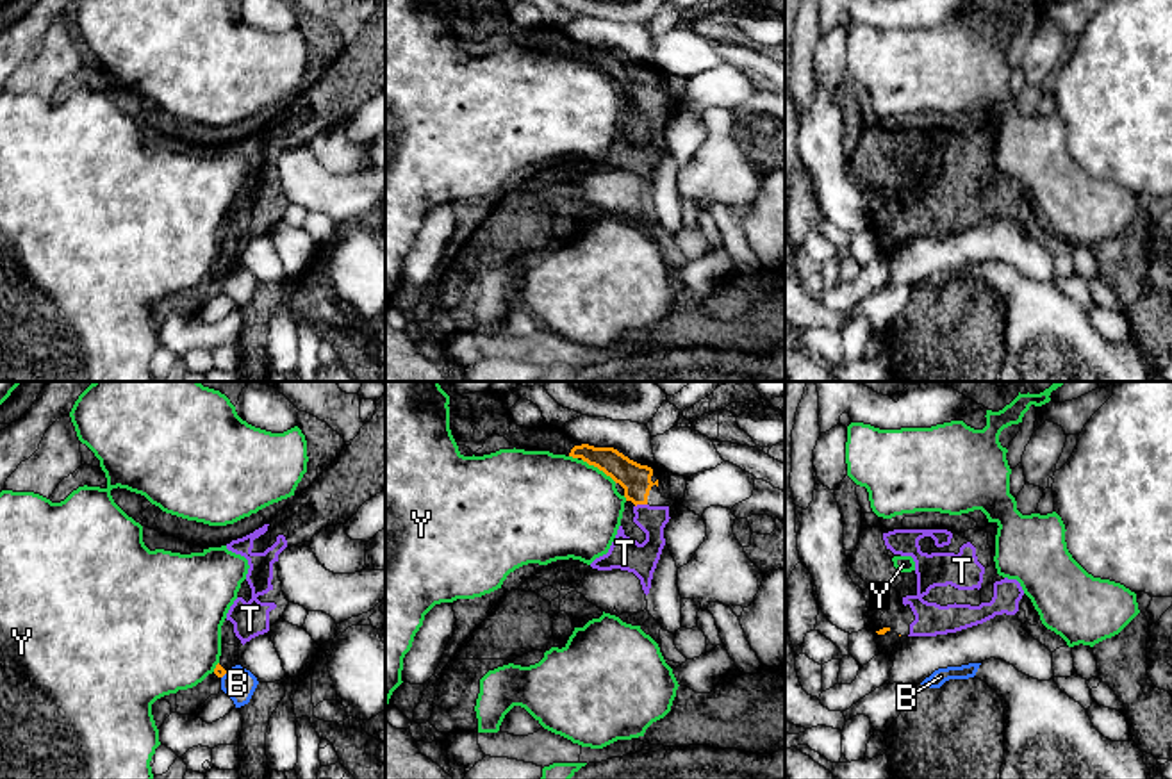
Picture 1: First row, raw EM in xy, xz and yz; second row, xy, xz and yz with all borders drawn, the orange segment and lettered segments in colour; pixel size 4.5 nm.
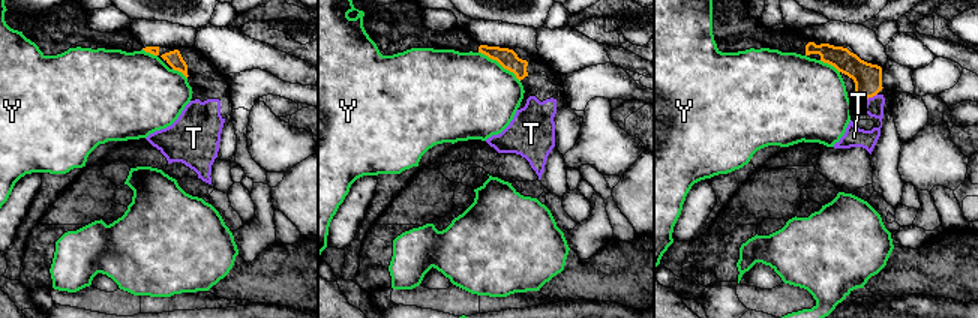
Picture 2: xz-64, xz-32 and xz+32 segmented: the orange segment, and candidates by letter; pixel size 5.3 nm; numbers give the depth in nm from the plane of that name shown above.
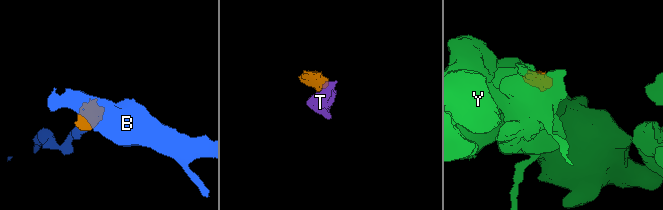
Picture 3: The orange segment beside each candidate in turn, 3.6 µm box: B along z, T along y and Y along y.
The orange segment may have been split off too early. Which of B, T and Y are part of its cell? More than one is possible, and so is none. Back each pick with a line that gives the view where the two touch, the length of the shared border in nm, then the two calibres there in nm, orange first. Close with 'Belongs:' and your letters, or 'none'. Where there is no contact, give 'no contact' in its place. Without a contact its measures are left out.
T: xz | 60 nm | 140/150 nm
Belongs: T

